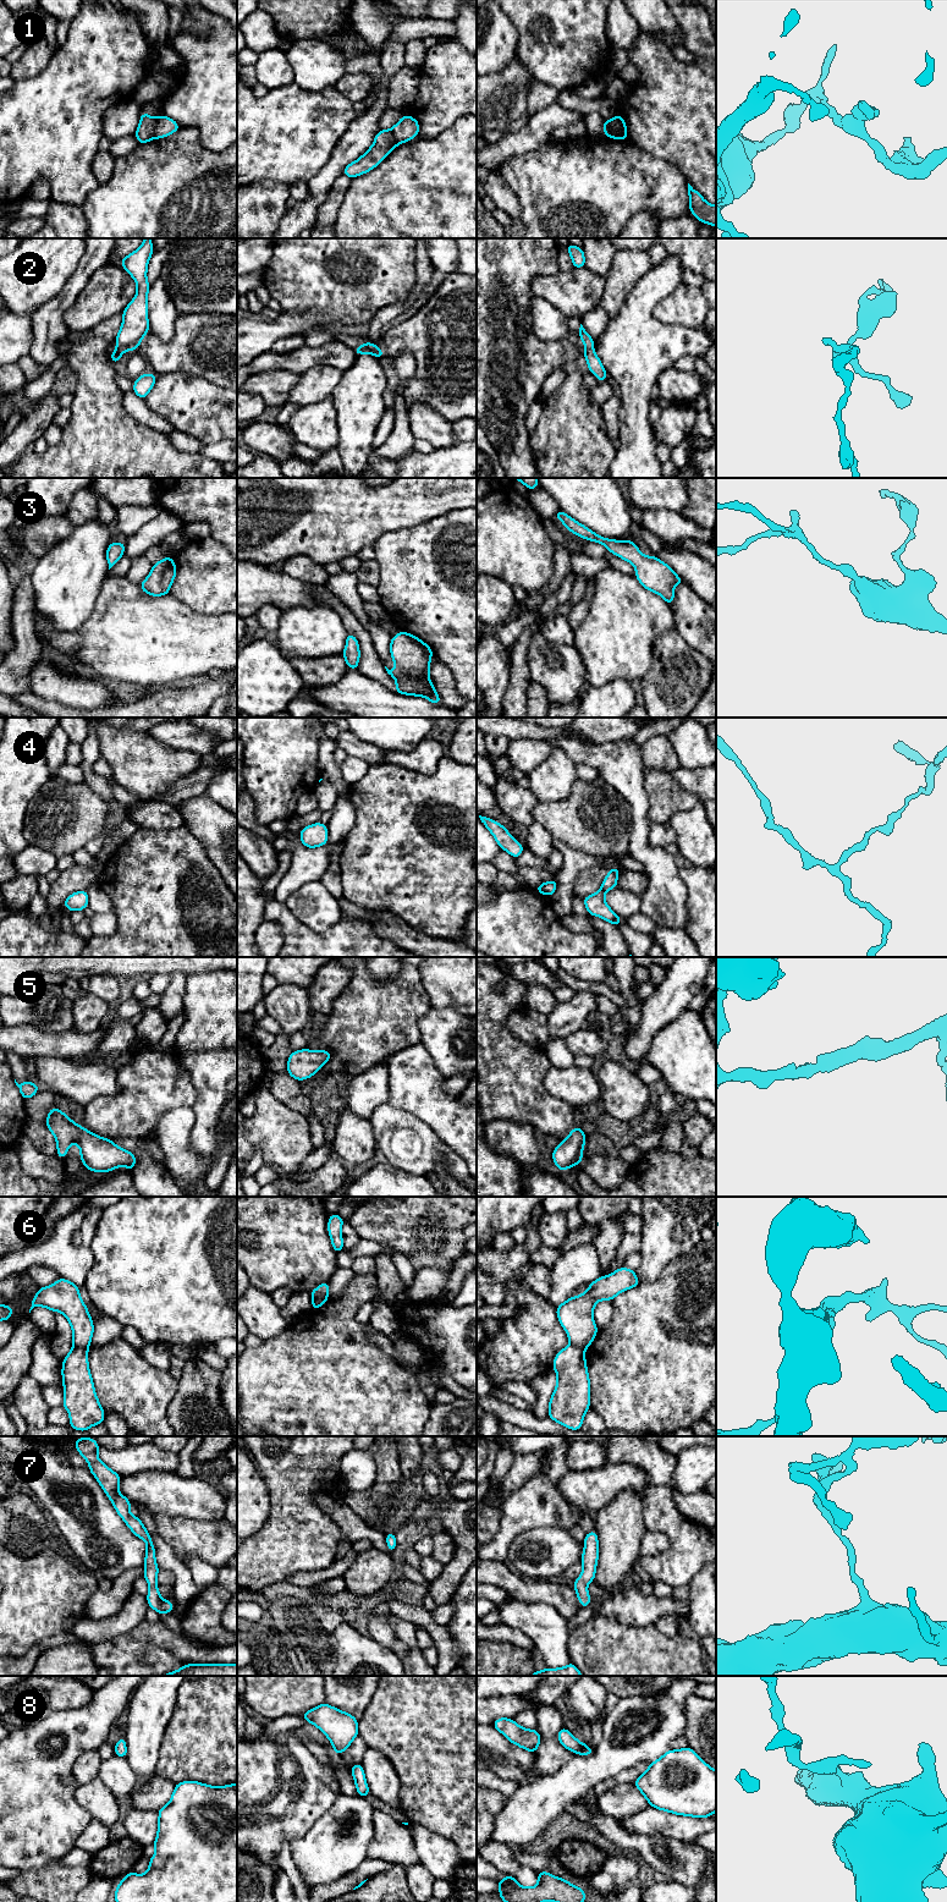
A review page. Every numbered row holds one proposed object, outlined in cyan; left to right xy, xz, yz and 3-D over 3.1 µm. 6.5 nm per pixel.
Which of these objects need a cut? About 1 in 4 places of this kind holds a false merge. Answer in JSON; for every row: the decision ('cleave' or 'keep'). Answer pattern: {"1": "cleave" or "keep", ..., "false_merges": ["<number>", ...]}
{"1": "cleave", "2": "keep", "3": "keep", "4": "keep", "5": "keep", "6": "cleave", "7": "keep", "8": "keep", "false_merges": ["1", "6"]}

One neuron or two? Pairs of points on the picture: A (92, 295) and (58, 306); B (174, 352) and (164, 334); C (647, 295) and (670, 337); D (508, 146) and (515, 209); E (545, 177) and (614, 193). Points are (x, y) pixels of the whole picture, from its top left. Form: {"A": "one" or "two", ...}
{"A": "two", "B": "two", "C": "one", "D": "two", "E": "one"}

